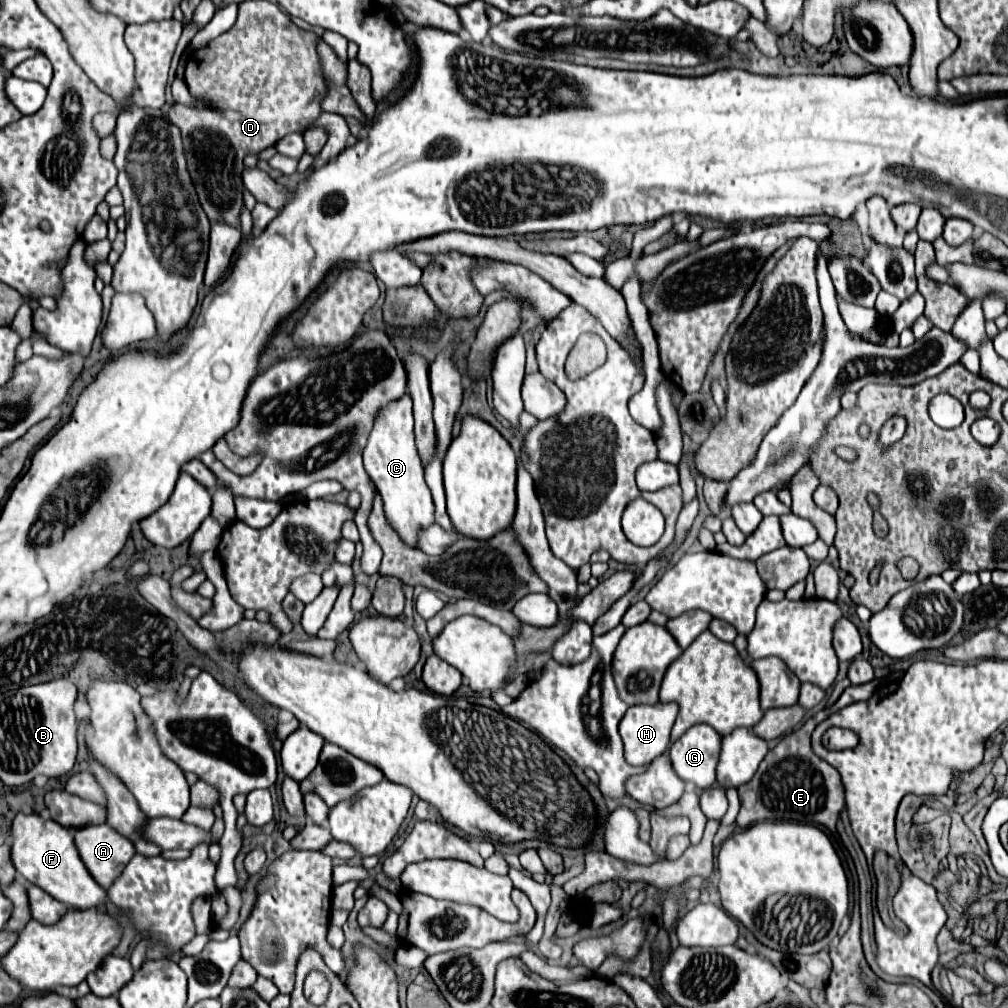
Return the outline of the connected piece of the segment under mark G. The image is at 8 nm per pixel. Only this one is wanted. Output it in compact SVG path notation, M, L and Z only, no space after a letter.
M693 725L671 745L671 763L683 781L691 781L701 789L715 783L721 735L709 725Z

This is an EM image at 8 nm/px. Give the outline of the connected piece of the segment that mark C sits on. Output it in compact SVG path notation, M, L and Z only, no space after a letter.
M403 395L401 399L387 403L373 423L373 431L369 433L367 445L363 449L363 463L365 471L375 483L377 491L383 497L385 515L393 529L401 535L401 539L415 547L417 531L431 525L433 519L433 499L431 491L423 479L423 463L419 451L415 447L415 433L413 433L413 411L411 411L411 397Z

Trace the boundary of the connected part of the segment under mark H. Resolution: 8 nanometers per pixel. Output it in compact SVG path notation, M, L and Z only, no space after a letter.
M655 703L655 705L633 705L627 709L619 723L619 735L625 745L625 759L631 765L647 765L669 747L671 727L677 719L677 703Z

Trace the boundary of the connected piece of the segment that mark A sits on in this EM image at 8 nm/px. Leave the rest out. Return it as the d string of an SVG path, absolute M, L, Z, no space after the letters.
M107 823L77 829L75 845L93 879L105 889L113 885L129 859L133 859L133 853L137 853L133 841L113 831Z

